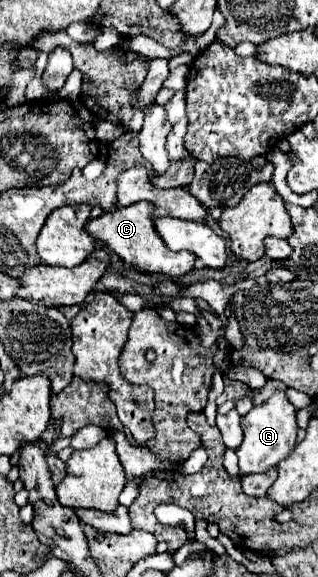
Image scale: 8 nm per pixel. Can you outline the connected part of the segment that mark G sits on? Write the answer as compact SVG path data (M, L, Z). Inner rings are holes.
M274 391L270 399L266 399L260 405L254 405L250 413L242 417L242 431L244 441L240 449L236 451L240 459L240 473L264 473L270 467L276 467L282 459L290 455L290 451L296 445L296 407L288 401L284 391Z

